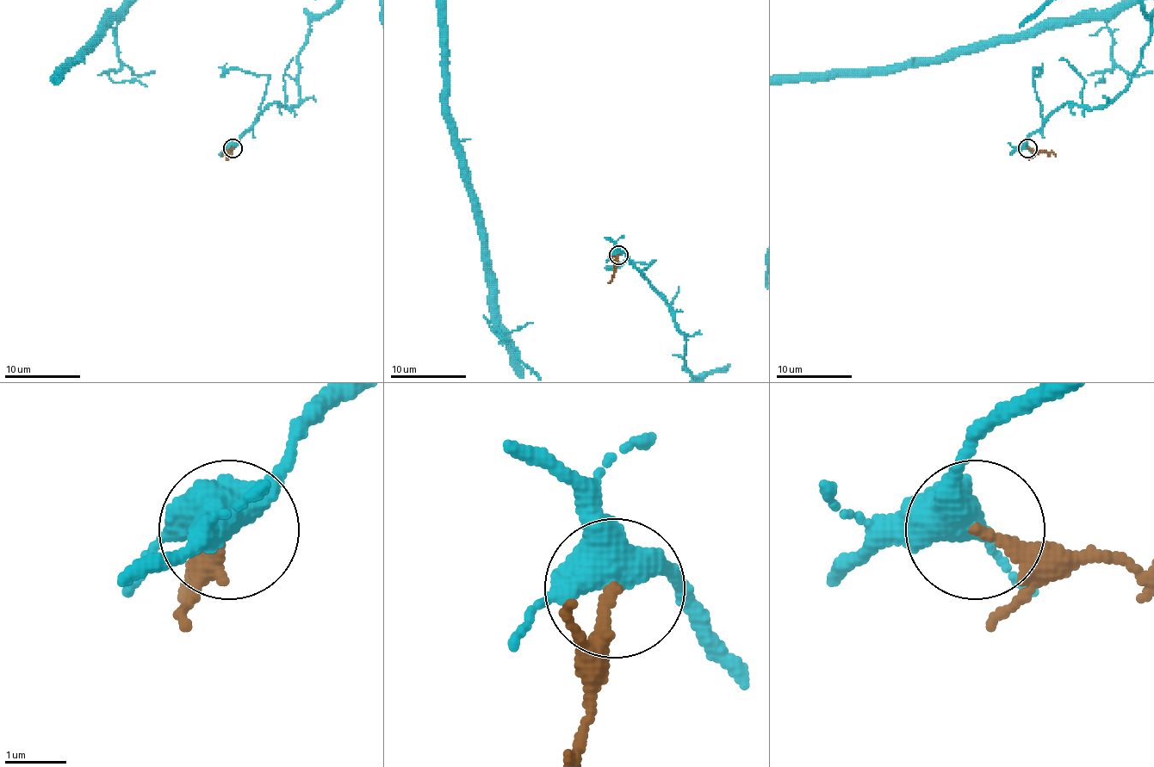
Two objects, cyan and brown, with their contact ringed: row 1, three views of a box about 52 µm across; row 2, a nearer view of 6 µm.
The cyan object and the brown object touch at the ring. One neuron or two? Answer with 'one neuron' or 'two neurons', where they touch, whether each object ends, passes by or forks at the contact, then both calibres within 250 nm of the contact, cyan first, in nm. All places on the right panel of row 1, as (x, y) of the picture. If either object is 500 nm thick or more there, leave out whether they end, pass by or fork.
two neurons; place (1027, 148); cyan forks; brown ends; calibres 440 and 190 nm

